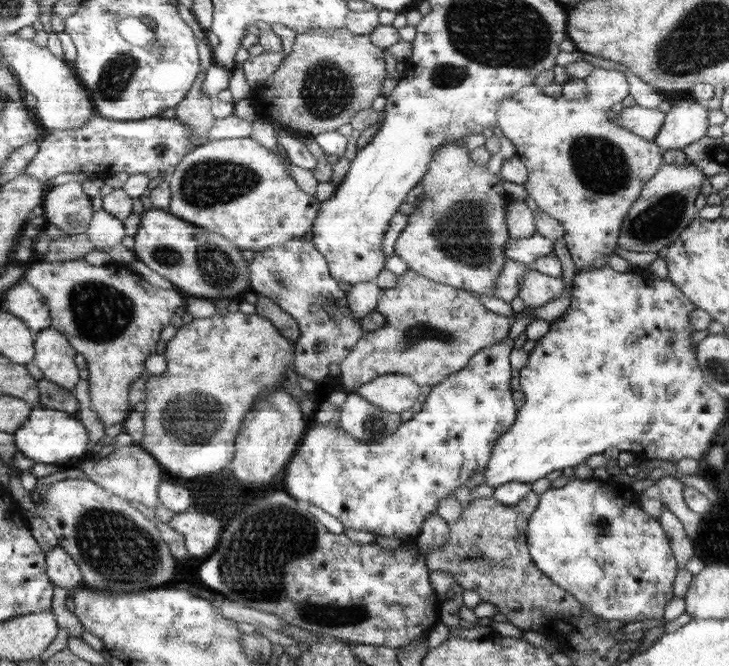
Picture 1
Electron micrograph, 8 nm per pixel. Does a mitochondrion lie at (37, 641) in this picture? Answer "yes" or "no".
no

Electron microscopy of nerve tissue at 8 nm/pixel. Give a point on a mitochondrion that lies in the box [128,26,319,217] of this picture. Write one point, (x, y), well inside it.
(204, 183)

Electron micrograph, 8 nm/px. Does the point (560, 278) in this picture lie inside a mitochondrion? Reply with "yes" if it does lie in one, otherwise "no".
no

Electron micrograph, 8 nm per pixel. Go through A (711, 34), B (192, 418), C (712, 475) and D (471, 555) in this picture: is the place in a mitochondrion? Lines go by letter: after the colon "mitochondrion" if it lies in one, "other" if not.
A: mitochondrion
B: mitochondrion
C: other
D: mitochondrion

